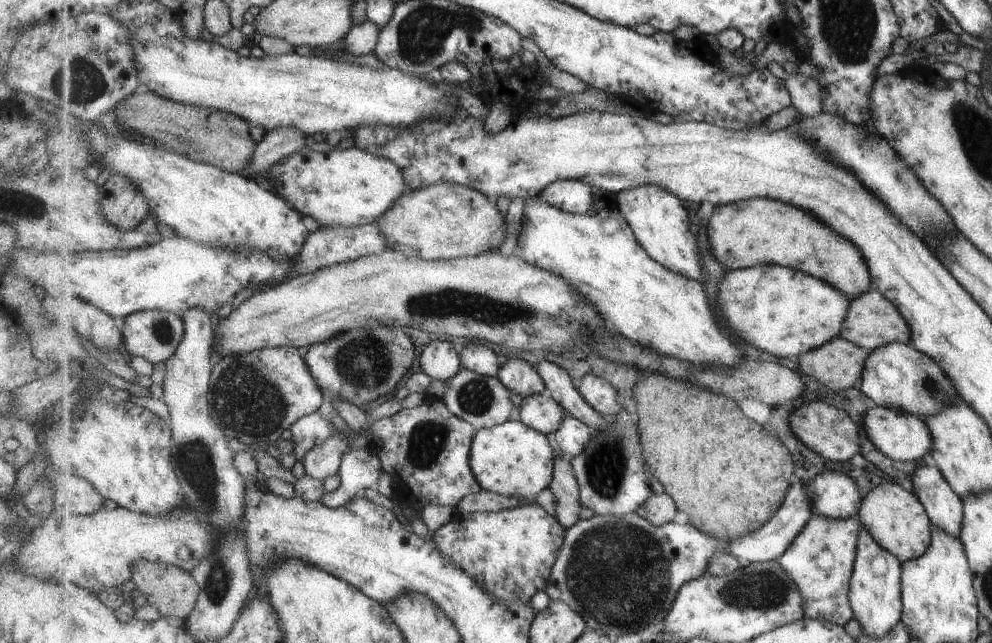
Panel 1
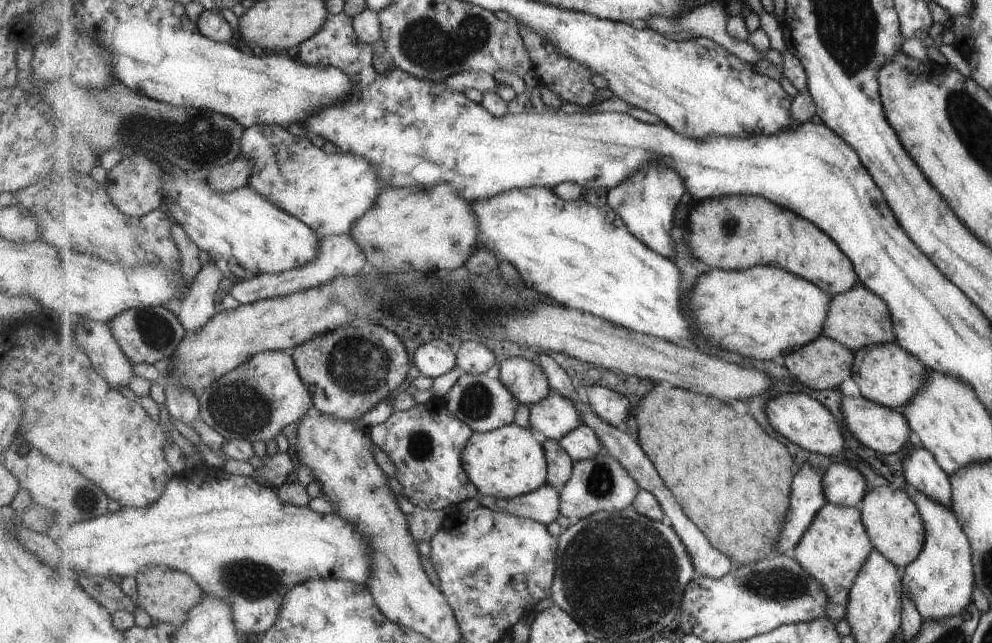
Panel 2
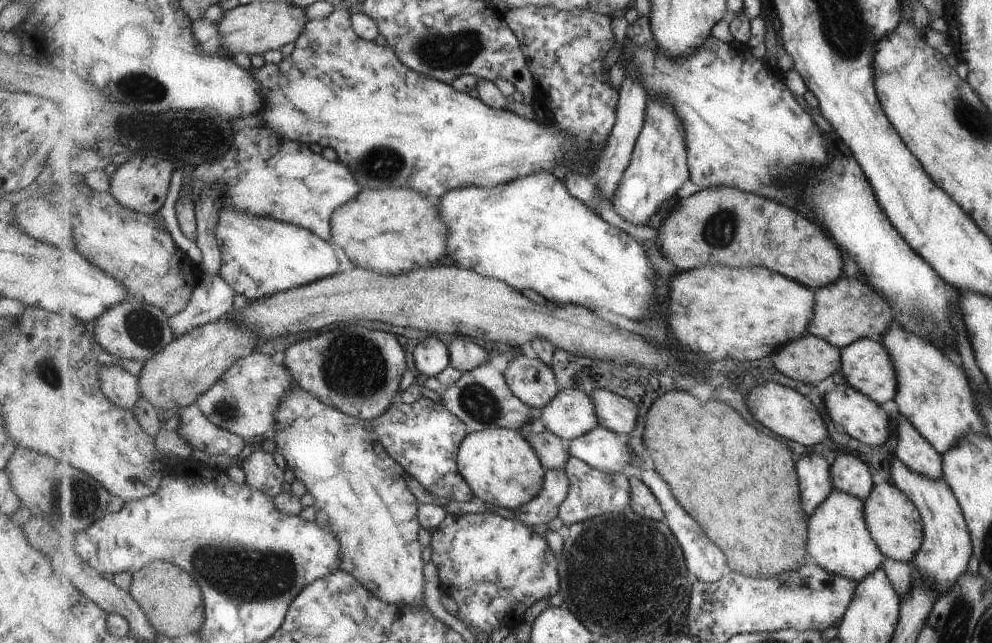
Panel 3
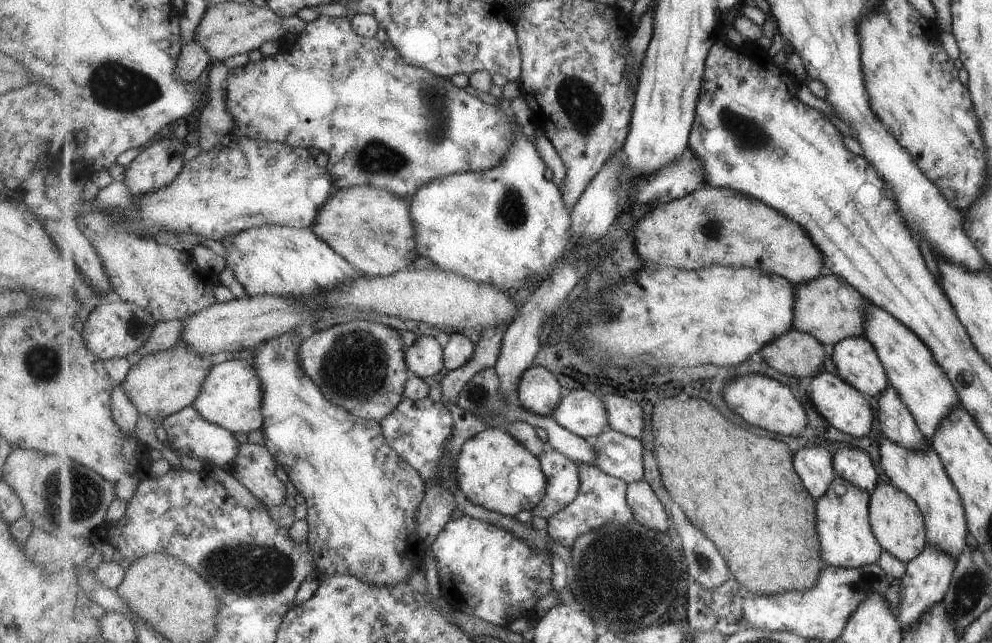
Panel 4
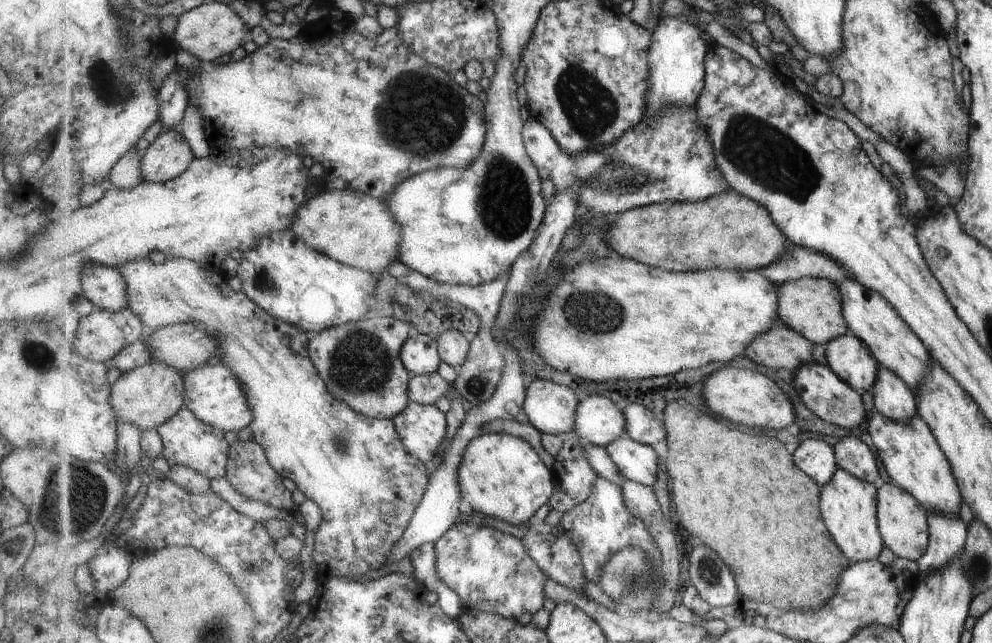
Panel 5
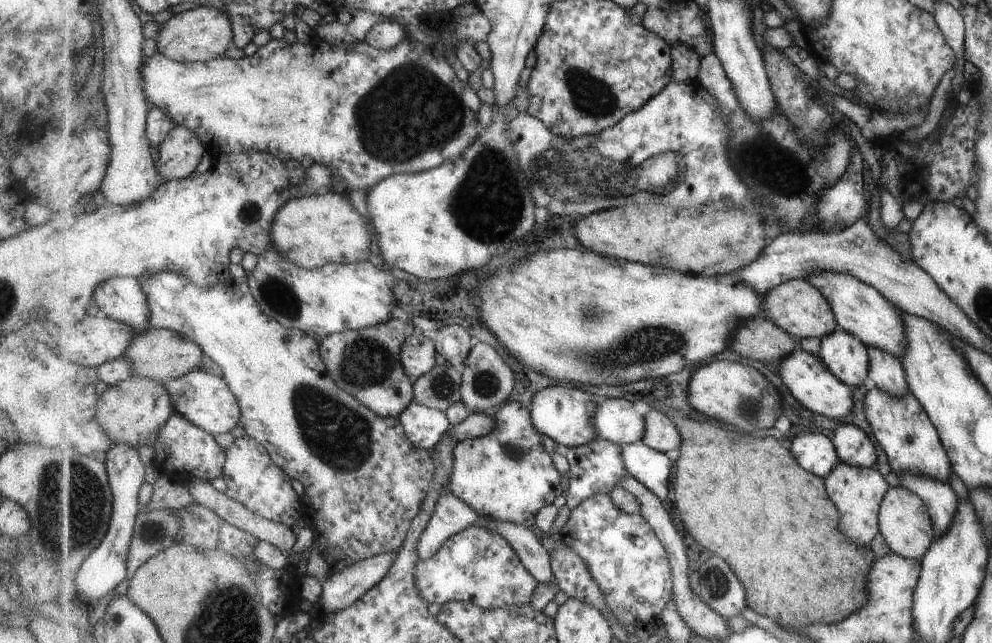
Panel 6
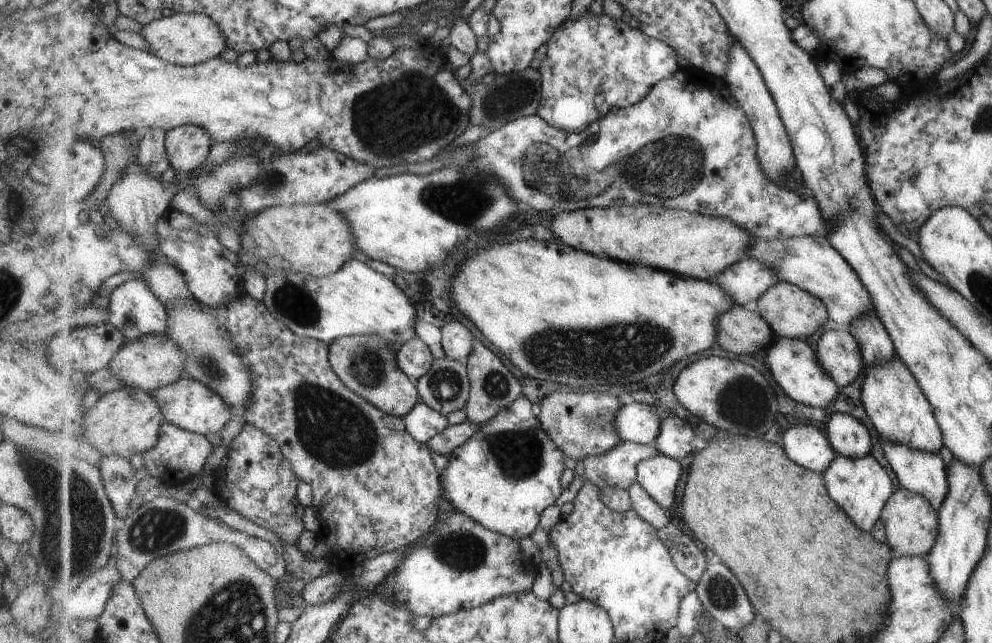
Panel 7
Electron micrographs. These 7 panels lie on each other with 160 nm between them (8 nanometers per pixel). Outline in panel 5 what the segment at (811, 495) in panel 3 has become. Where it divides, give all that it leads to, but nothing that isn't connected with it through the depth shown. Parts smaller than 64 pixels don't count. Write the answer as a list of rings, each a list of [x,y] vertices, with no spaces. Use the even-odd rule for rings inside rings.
[[[803,438],[799,446],[793,452],[797,466],[813,476],[813,480],[819,482],[819,486],[827,485],[833,475],[838,471],[838,462],[833,444],[827,444],[819,438]]]

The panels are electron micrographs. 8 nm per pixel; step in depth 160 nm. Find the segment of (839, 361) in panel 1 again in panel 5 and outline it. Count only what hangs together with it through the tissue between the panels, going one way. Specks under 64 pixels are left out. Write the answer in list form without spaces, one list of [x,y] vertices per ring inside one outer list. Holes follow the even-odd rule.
[[[779,321],[749,343],[744,354],[759,364],[793,372],[802,364],[813,362],[813,343]]]

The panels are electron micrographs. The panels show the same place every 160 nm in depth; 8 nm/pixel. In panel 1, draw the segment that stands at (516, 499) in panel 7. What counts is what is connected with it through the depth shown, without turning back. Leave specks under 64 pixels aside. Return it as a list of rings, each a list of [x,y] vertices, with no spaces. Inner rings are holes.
[[[519,420],[476,431],[470,461],[483,489],[534,502],[541,490],[550,490],[556,456],[545,434]]]

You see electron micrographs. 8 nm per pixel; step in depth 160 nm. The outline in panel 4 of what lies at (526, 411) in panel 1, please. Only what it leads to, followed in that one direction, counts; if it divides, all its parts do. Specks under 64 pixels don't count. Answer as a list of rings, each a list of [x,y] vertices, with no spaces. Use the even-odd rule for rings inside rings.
[[[589,390],[566,392],[552,416],[567,430],[590,441],[611,429],[605,401]]]

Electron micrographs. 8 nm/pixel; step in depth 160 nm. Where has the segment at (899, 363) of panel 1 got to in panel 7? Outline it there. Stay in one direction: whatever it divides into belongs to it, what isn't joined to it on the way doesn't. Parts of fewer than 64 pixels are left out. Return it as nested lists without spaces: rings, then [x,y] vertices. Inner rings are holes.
[[[826,329],[816,344],[816,353],[840,387],[851,384],[865,370],[860,341],[849,331]]]

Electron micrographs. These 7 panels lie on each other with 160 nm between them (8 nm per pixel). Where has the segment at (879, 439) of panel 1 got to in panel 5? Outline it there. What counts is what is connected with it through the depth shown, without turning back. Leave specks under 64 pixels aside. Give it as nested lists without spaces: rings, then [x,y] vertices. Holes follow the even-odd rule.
[[[813,361],[802,364],[793,371],[793,384],[797,387],[799,394],[805,404],[823,420],[831,424],[839,424],[845,428],[855,428],[865,418],[865,404],[861,398],[861,392],[854,389],[847,381],[844,381],[828,364],[823,365]]]

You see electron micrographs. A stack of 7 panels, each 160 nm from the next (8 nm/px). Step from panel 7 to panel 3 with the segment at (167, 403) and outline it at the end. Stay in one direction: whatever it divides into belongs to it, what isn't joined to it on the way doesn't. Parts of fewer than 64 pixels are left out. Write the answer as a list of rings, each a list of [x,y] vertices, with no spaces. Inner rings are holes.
[[[251,353],[232,364],[195,404],[200,405],[213,424],[249,440],[253,436],[267,434],[269,430],[276,430],[276,410],[281,399],[293,387],[295,378],[285,364],[275,364],[268,354]]]

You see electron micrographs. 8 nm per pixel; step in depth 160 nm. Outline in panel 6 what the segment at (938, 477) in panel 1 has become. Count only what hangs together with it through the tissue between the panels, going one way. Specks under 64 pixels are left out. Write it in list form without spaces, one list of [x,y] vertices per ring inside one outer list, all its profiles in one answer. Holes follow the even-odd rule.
[[[867,347],[867,351],[868,374],[865,375],[864,382],[883,389],[894,397],[904,395],[908,390],[908,383],[900,360],[877,347]]]

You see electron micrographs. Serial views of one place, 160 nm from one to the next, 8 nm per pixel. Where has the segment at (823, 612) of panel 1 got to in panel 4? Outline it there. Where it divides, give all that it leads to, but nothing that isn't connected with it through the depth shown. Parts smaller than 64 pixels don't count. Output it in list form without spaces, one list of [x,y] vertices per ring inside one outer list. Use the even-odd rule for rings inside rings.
[[[837,476],[817,505],[817,528],[825,562],[834,567],[859,568],[875,564],[882,548],[874,536],[868,519],[869,493],[843,477]]]

